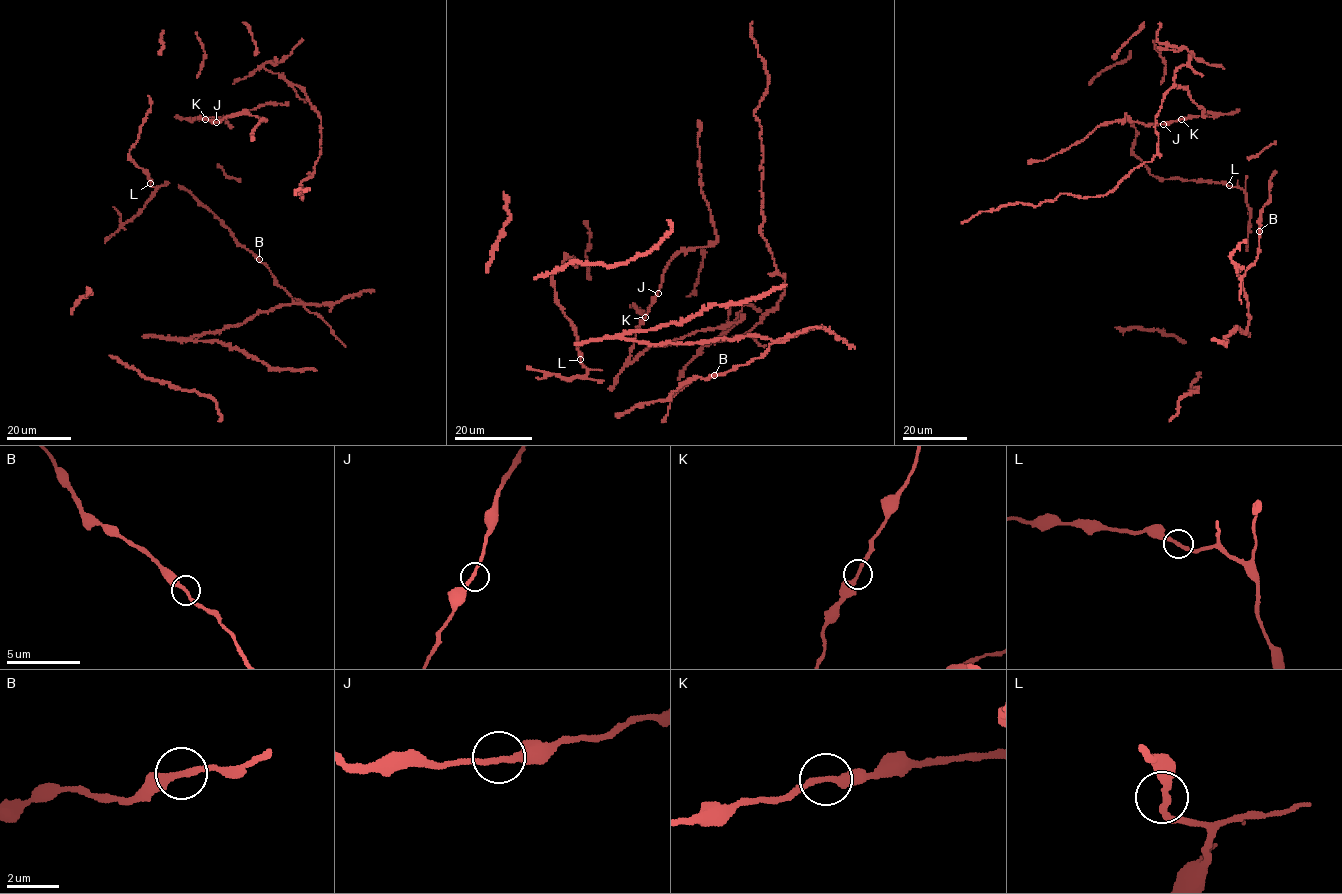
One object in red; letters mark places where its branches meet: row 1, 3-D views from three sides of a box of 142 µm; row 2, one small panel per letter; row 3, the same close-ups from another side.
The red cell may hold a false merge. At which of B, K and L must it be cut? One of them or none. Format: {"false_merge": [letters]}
{"false_merge": []}

